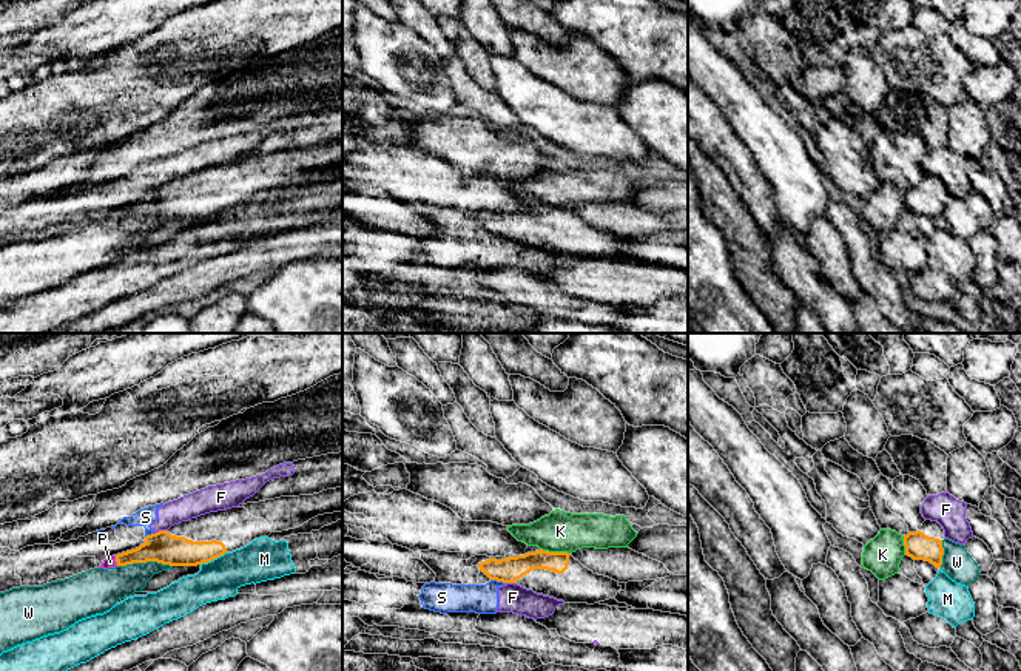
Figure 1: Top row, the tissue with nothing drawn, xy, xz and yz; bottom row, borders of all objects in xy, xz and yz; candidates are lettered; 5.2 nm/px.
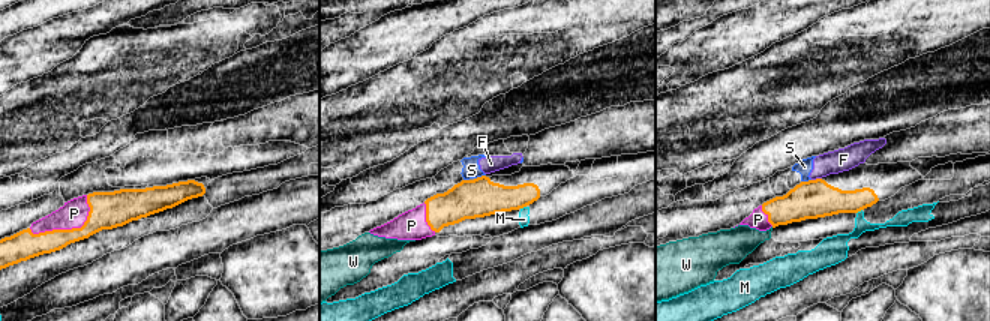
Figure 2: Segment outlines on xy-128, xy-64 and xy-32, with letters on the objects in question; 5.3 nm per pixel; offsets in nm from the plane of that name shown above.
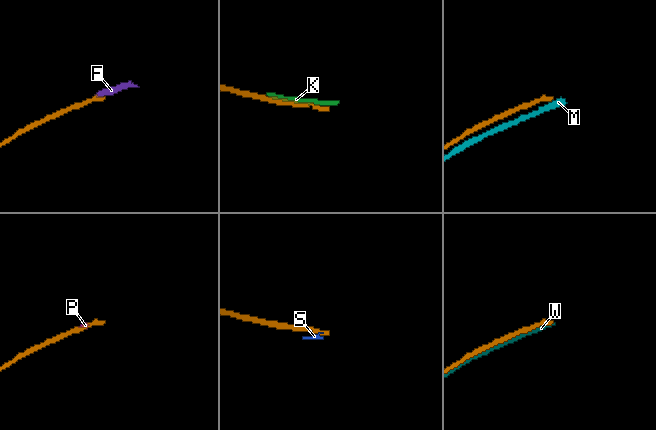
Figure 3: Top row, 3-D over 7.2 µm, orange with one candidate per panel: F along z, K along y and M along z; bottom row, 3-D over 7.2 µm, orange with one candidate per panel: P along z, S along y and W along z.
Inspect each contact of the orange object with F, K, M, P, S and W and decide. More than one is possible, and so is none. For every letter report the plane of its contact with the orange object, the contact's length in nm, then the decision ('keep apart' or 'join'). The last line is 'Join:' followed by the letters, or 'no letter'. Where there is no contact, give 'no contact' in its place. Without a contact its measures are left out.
F: xy | 70 nm | keep apart
K: xz | 160 nm | keep apart
M: xy | 150 nm | keep apart
P: xy | 60 nm | keep apart
S: xz | 90 nm | keep apart
W: xy | 280 nm | keep apart
Join: no letter

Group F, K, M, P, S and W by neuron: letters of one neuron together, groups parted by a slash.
F P S / K / M / W

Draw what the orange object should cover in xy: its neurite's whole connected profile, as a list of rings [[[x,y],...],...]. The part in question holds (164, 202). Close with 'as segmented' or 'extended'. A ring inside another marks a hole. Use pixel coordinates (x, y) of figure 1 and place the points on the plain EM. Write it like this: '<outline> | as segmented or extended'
[[[342,142],[313,150],[281,151],[242,162],[210,167],[147,190],[136,204],[116,210],[117,221],[157,216],[197,221],[233,207],[271,187],[295,184],[308,174],[342,165]]] | extended

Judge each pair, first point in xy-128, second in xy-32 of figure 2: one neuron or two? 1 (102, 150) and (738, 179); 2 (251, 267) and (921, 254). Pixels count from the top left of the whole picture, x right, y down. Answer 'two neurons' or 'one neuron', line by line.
1: one neuron
2: two neurons

